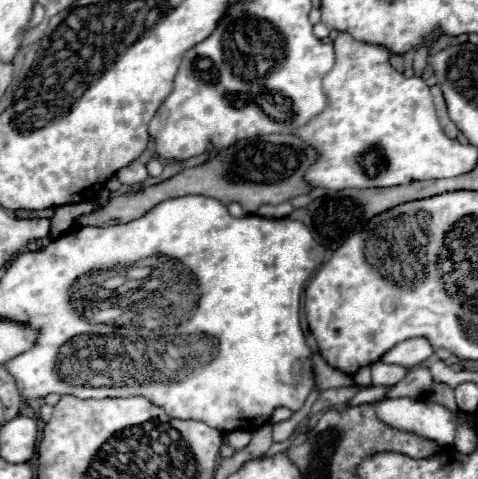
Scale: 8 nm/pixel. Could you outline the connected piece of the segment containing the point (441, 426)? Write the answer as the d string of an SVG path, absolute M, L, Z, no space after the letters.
M396 397L396 399L382 399L374 403L376 417L384 421L388 427L398 429L398 431L408 431L426 439L436 441L442 447L452 445L454 435L456 435L456 415L448 411L444 405L438 405L434 401L422 399L422 397Z

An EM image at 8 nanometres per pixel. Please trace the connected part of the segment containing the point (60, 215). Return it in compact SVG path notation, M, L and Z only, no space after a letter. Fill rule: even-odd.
M96 199L56 207L54 215L52 215L52 231L50 231L50 235L52 237L60 237L62 233L66 233L68 229L74 227L74 223L76 223L78 217L92 213L94 209L96 209Z

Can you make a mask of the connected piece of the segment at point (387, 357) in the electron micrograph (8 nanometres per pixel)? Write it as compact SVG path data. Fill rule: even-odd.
M412 337L412 339L398 343L396 347L392 347L388 353L384 353L380 357L380 361L410 369L410 367L424 363L432 353L434 353L434 347L430 345L430 341L426 337Z

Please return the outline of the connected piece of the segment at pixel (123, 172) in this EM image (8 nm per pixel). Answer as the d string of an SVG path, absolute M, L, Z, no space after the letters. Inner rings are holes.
M134 161L130 163L128 167L120 169L116 173L116 177L122 181L122 183L144 183L148 179L148 171L146 171L146 165L142 165L140 161Z

